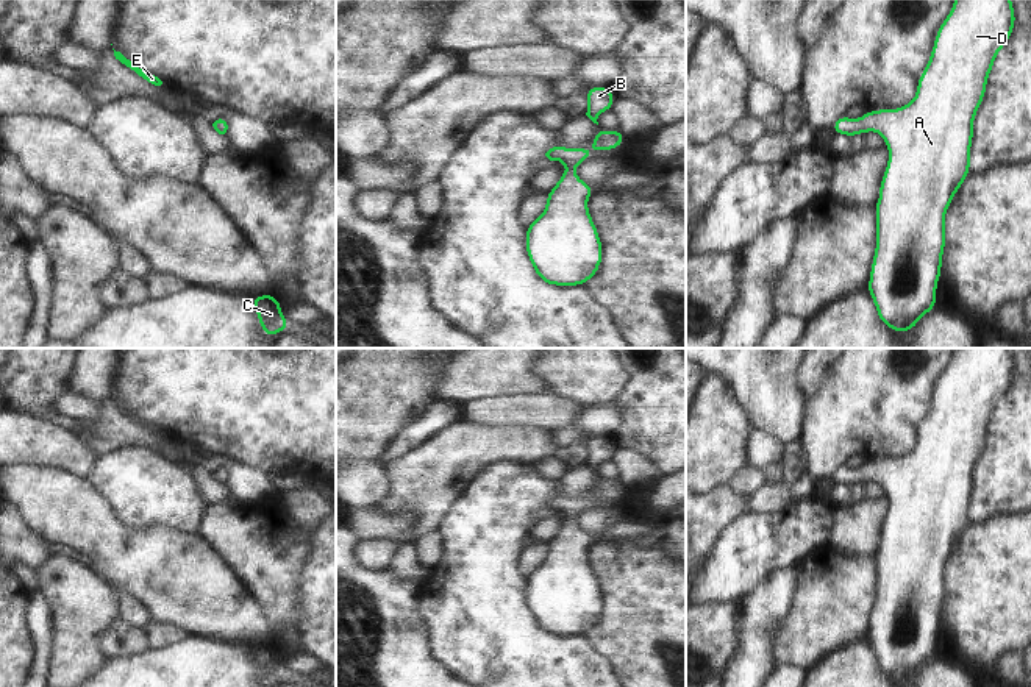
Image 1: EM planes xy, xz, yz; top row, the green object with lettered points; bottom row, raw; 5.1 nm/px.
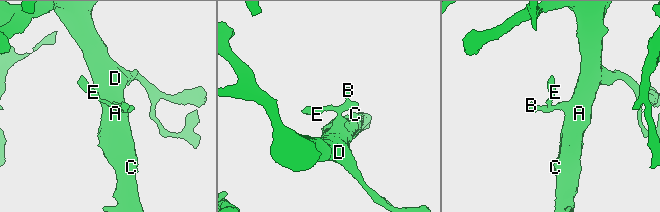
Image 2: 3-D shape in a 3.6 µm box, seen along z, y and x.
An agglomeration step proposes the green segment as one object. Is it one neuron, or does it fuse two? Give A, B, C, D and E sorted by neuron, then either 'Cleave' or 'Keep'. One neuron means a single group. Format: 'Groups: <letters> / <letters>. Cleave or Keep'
Groups: A B C D E. Keep.

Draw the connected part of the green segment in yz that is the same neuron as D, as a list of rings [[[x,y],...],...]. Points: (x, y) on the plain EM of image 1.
[[[956,348],[937,378],[929,411],[917,429],[914,450],[897,459],[875,459],[861,468],[840,465],[834,484],[853,487],[867,481],[883,486],[889,511],[879,532],[876,598],[867,640],[879,671],[906,684],[936,657],[936,639],[945,600],[945,564],[954,543],[970,525],[973,470],[986,447],[987,428],[998,401],[1015,376],[1011,348]]]

